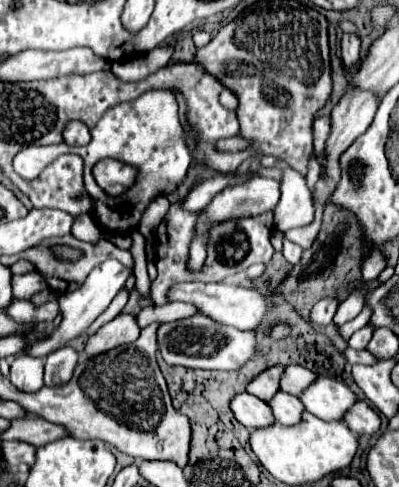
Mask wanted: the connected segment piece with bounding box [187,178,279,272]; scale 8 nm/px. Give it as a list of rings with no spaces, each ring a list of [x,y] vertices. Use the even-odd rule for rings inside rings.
[[[253,178],[249,180],[247,184],[241,184],[241,186],[233,186],[233,188],[225,188],[223,192],[219,192],[211,204],[203,210],[199,222],[197,222],[197,236],[191,244],[191,252],[189,252],[189,260],[187,260],[187,268],[191,272],[197,272],[201,270],[203,262],[205,262],[205,256],[207,256],[207,250],[205,250],[205,240],[207,240],[207,228],[215,222],[223,222],[227,218],[237,218],[237,216],[257,216],[257,214],[263,214],[267,210],[273,210],[279,202],[279,182],[273,180],[273,178]]]

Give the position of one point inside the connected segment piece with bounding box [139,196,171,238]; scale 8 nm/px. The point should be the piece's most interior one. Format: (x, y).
(156, 212)

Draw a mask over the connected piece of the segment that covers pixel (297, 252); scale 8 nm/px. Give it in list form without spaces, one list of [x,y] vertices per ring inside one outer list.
[[[285,240],[285,244],[283,244],[283,256],[285,256],[285,260],[287,260],[289,264],[297,264],[297,262],[301,260],[301,252],[303,252],[303,250],[301,250],[297,244]]]

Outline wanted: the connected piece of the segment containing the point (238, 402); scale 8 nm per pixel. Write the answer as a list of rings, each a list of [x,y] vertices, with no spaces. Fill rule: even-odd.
[[[247,392],[237,394],[231,400],[231,410],[233,410],[235,418],[249,430],[275,424],[275,418],[273,418],[273,412],[269,410],[269,404],[259,400],[253,394],[247,394]]]

